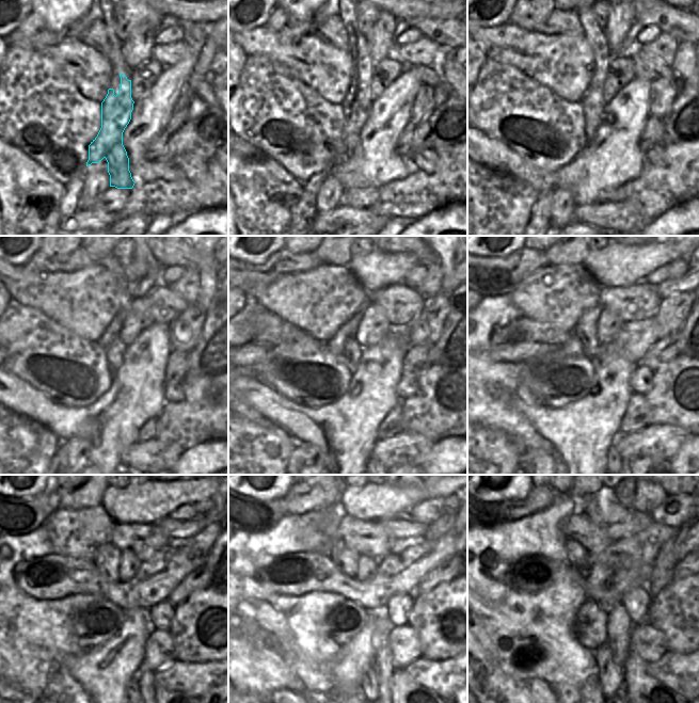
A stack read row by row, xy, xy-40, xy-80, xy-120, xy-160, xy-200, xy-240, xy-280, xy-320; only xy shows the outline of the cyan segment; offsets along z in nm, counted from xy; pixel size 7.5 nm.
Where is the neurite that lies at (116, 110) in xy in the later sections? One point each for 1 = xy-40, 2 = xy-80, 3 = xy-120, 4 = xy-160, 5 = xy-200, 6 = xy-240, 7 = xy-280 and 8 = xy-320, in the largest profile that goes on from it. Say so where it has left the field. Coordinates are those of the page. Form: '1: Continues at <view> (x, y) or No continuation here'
1: Continues at xy-40 (355, 107)
2: Continues at xy-80 (592, 105)
3: Continues at xy-120 (114, 352)
4: Continues at xy-160 (352, 352)
5: Continues at xy-200 (585, 330)
6: Continues at xy-240 (106, 558)
7: Continues at xy-280 (346, 559)
8: Continues at xy-320 (578, 557)

